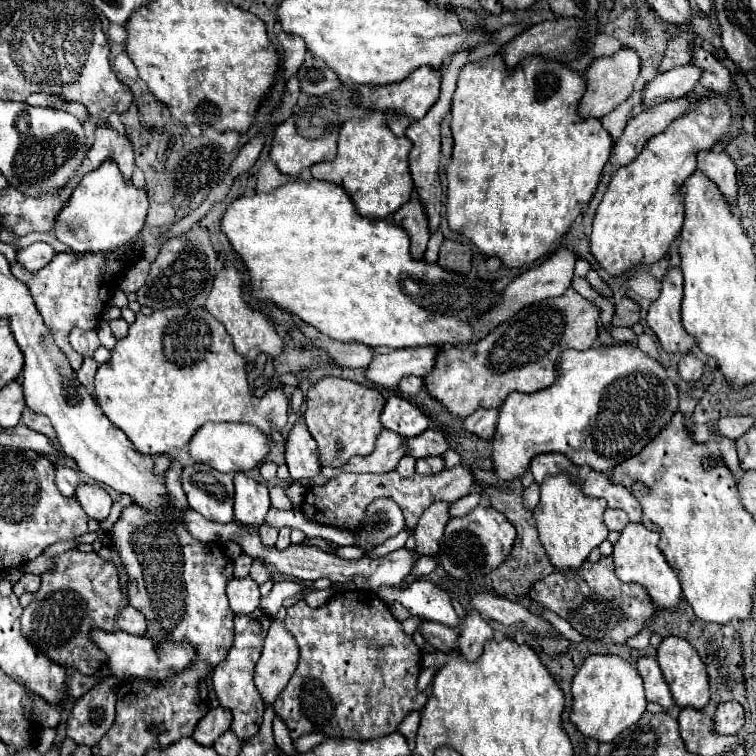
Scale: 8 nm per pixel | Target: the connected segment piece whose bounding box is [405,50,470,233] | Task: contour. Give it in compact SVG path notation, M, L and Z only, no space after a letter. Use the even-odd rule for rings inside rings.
M464 50L453 55L450 65L442 70L441 93L439 101L427 111L427 115L419 121L411 121L411 125L405 131L405 137L413 141L413 151L409 153L409 165L411 165L411 175L413 183L419 191L421 201L425 203L425 211L429 217L429 227L431 233L439 227L439 211L441 211L441 183L439 183L439 159L441 159L441 121L445 115L451 111L451 97L453 97L459 70L467 62L469 50Z

